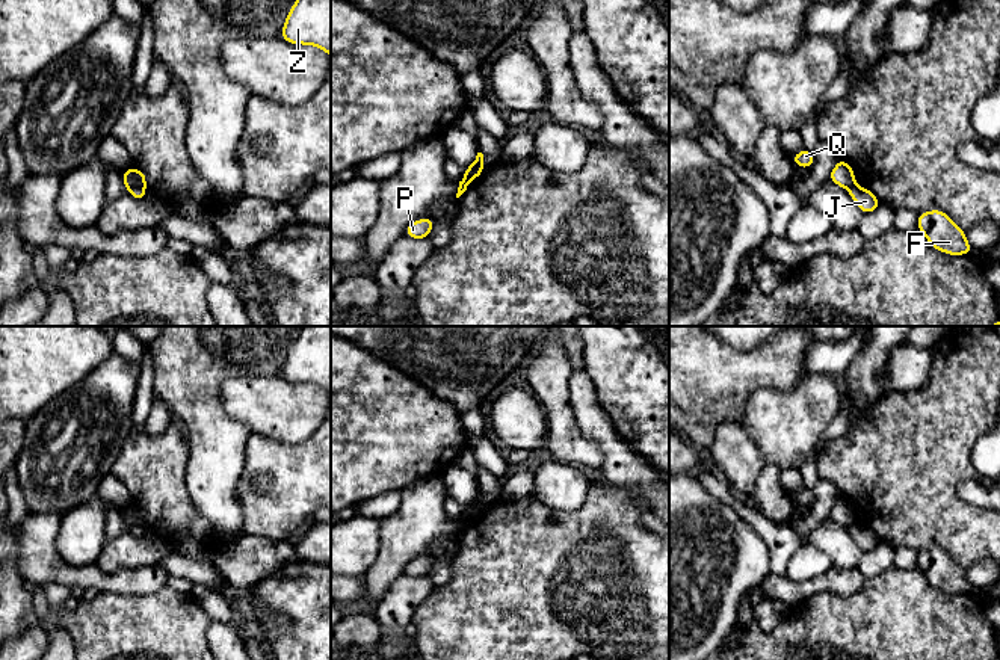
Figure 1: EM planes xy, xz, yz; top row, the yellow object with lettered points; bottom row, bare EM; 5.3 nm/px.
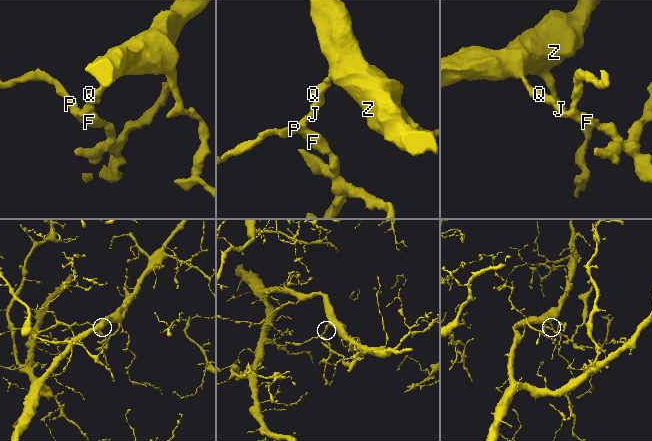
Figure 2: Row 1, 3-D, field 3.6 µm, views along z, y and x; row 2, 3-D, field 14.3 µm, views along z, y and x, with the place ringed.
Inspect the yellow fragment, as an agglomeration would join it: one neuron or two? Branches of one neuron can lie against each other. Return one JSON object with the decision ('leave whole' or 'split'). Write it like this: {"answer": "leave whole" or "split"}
{"answer": "split"}

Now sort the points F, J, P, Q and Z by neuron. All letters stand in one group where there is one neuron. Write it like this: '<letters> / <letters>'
F J P / Q Z

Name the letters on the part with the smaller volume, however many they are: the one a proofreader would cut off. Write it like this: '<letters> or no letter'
F, J, P

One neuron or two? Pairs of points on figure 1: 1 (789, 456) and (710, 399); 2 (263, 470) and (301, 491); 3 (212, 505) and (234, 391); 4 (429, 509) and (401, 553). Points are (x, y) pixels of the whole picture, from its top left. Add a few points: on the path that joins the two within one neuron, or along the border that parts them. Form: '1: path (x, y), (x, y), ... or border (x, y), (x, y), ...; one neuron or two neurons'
1: border (757, 388), (748, 400), (742, 422); two neurons
2: path (272, 474), (281, 484), (292, 484); one neuron
3: border (224, 381), (221, 387), (222, 410), (253, 432); two neurons
4: path (419, 520), (401, 542); one neuron

